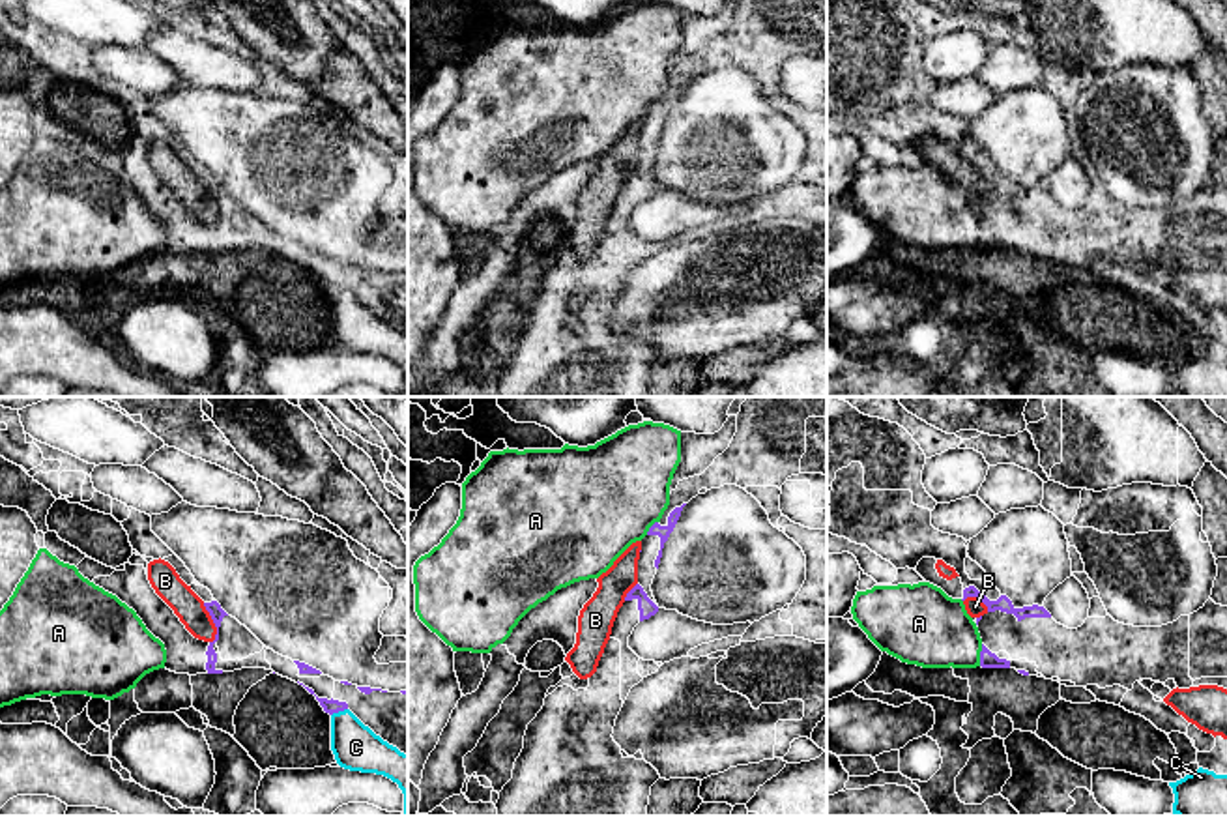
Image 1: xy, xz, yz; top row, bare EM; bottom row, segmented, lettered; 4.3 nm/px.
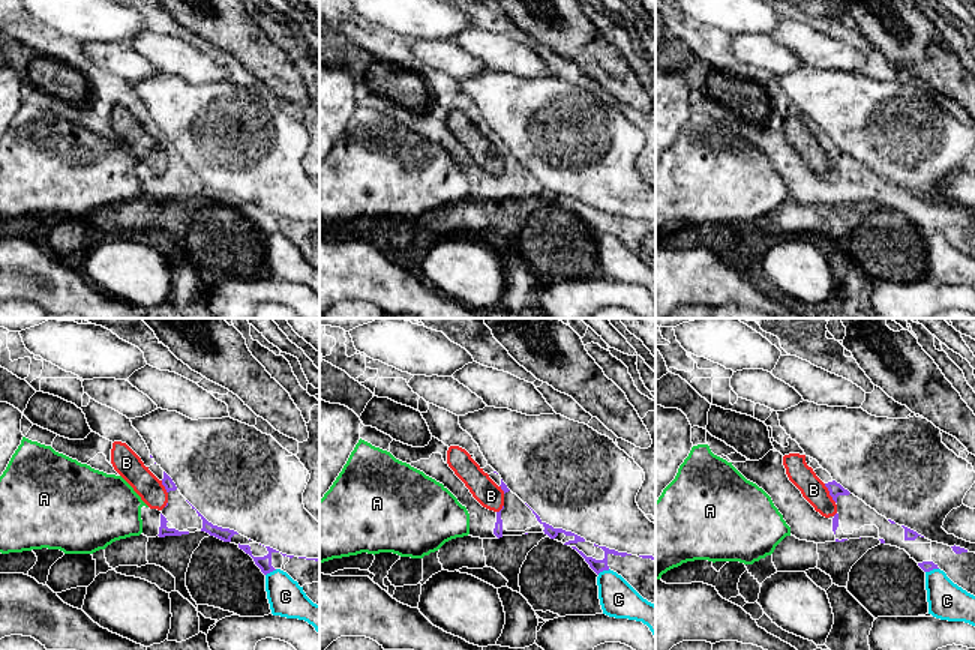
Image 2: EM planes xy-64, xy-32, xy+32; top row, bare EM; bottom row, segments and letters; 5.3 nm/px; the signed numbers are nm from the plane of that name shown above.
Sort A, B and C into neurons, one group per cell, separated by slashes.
A / B / C

